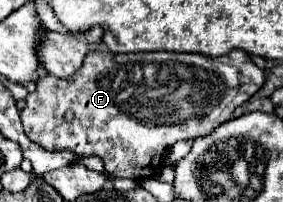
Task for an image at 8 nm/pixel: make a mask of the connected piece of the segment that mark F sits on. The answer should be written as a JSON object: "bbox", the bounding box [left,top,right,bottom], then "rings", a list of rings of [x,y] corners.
{"bbox":[20,51,264,181],"rings":[[[94,51],[90,55],[86,55],[86,61],[82,65],[82,69],[78,73],[74,73],[74,77],[70,81],[62,81],[54,75],[44,75],[38,79],[36,83],[36,91],[30,93],[26,97],[26,107],[20,113],[22,125],[24,125],[24,133],[38,145],[42,145],[48,151],[72,151],[76,155],[98,155],[104,159],[104,171],[110,177],[128,177],[134,181],[140,179],[148,179],[158,175],[156,171],[162,167],[162,155],[164,151],[174,145],[176,141],[194,141],[198,137],[206,137],[208,133],[212,133],[212,129],[216,129],[218,125],[226,123],[232,119],[234,109],[240,107],[242,103],[246,103],[260,87],[264,85],[264,71],[258,69],[248,53],[242,51],[230,51],[226,57],[218,57],[218,59],[210,59],[206,55],[196,55],[196,53],[168,53],[168,51],[154,51],[154,53],[128,53],[128,55],[114,55],[114,53],[104,53],[104,51]]]}

